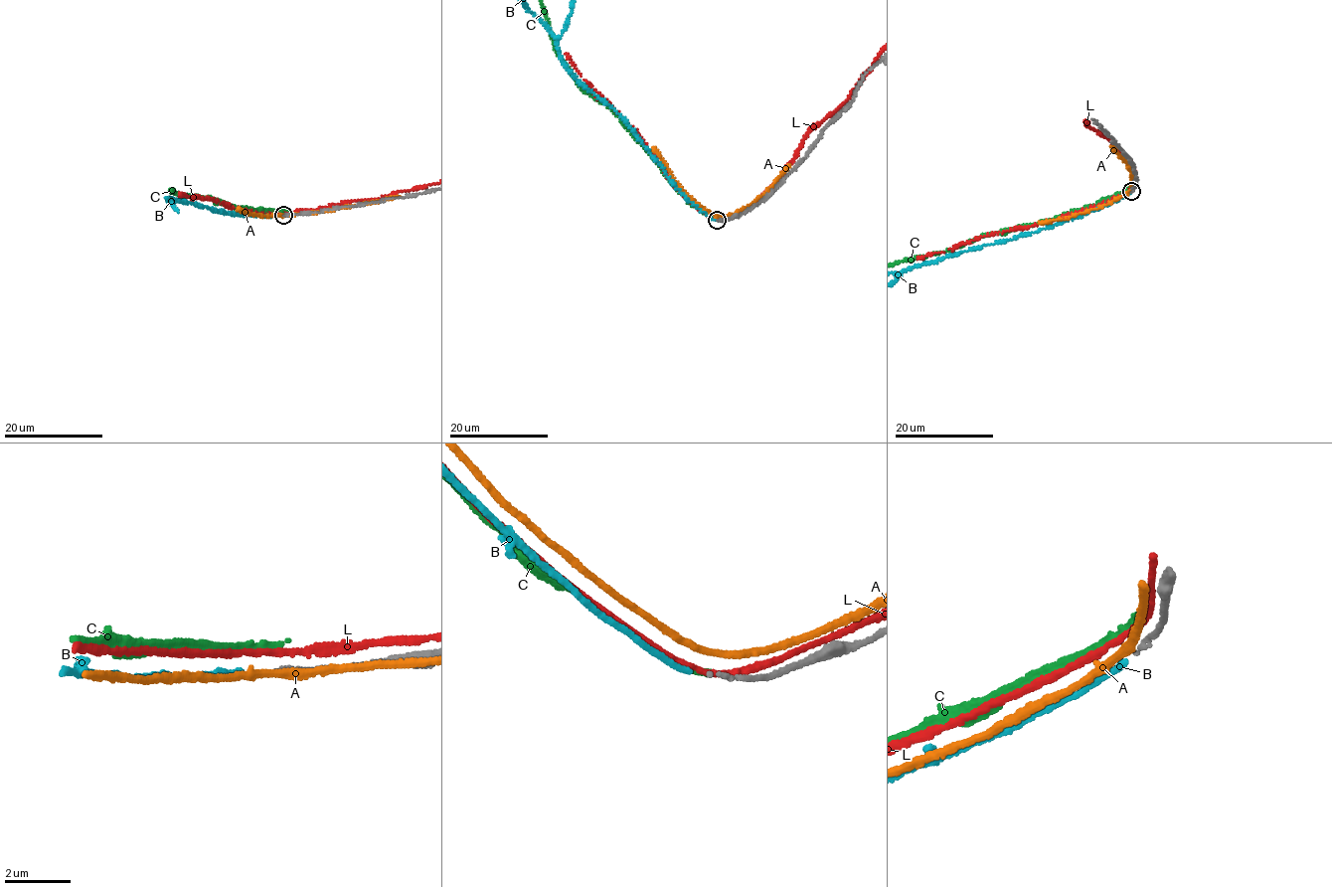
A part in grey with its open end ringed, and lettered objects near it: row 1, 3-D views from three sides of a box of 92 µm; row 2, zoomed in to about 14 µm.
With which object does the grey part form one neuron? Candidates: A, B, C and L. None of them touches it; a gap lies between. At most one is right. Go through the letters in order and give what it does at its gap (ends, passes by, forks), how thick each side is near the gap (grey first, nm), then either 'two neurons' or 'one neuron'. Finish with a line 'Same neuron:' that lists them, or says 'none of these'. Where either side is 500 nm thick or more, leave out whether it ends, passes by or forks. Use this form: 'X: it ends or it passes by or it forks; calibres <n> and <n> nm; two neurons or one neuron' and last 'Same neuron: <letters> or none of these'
A: it passes by; calibres 110 and 200 nm; two neurons
B: it ends; calibres 110 and 150 nm; one neuron
C: it ends; calibres 110 and 220 nm; two neurons
L: it passes by; calibres 110 and 160 nm; two neurons
Same neuron: B

